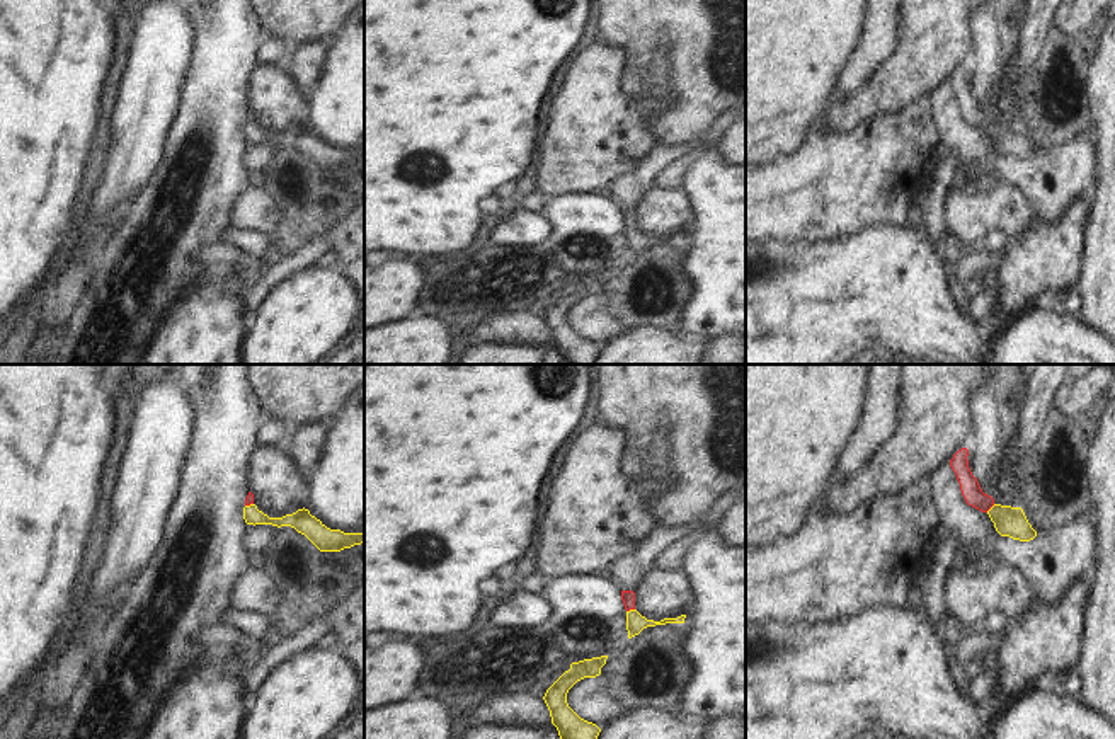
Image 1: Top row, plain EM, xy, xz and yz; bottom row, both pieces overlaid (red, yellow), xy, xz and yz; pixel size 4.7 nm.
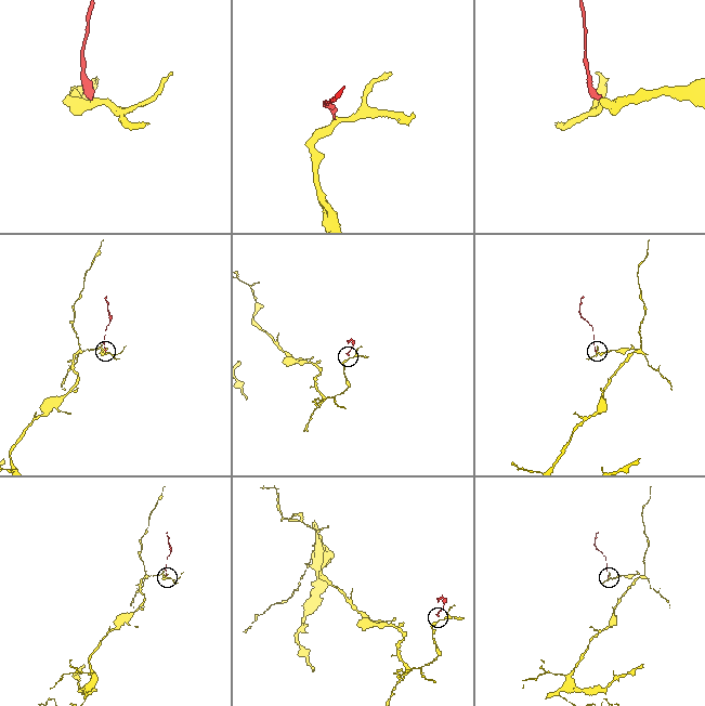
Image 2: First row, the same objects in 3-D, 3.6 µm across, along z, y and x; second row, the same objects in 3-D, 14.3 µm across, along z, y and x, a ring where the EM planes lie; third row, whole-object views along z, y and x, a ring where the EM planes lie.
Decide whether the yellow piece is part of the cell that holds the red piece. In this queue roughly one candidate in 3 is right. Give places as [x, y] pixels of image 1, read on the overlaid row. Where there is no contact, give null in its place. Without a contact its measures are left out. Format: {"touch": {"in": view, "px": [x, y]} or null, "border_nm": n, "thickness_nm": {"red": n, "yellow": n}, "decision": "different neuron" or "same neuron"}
{"touch": {"in": "xz", "px": [630, 608]}, "border_nm": 40, "thickness_nm": {"red": 60, "yellow": 90}, "decision": "same neuron"}

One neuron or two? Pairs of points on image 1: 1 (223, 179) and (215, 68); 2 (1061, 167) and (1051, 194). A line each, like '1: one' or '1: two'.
1: one
2: one

